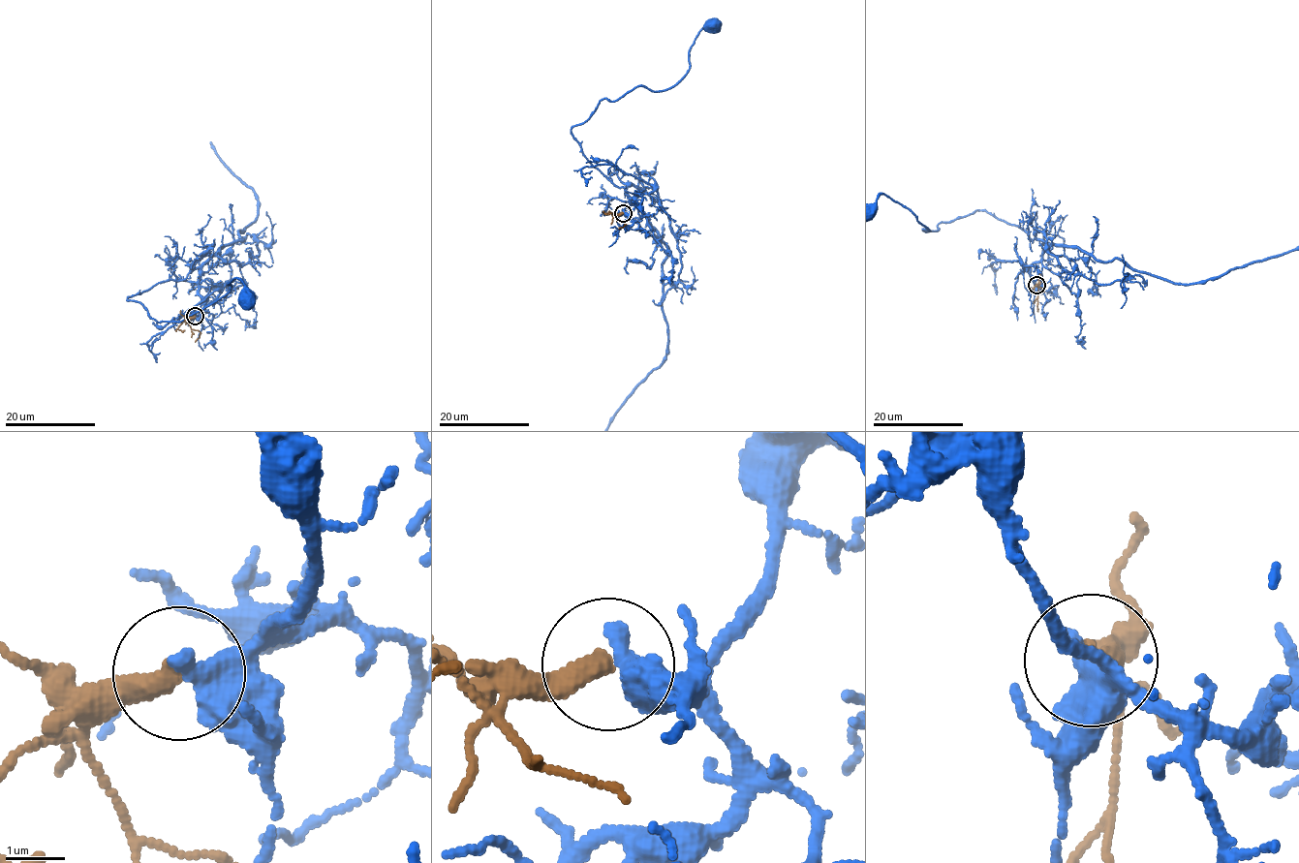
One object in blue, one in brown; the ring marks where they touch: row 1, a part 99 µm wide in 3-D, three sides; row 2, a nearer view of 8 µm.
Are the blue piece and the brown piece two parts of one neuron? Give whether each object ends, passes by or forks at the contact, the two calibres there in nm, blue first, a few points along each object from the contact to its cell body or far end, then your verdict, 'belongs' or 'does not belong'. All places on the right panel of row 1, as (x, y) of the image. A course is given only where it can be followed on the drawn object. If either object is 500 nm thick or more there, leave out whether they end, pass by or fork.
600/380 nm | blue via (1036, 286), (1031, 270), (1046, 243), (984, 210), (937, 231), (923, 231), (881, 194) | brown via (1036, 285), (1037, 311) | does not belong

